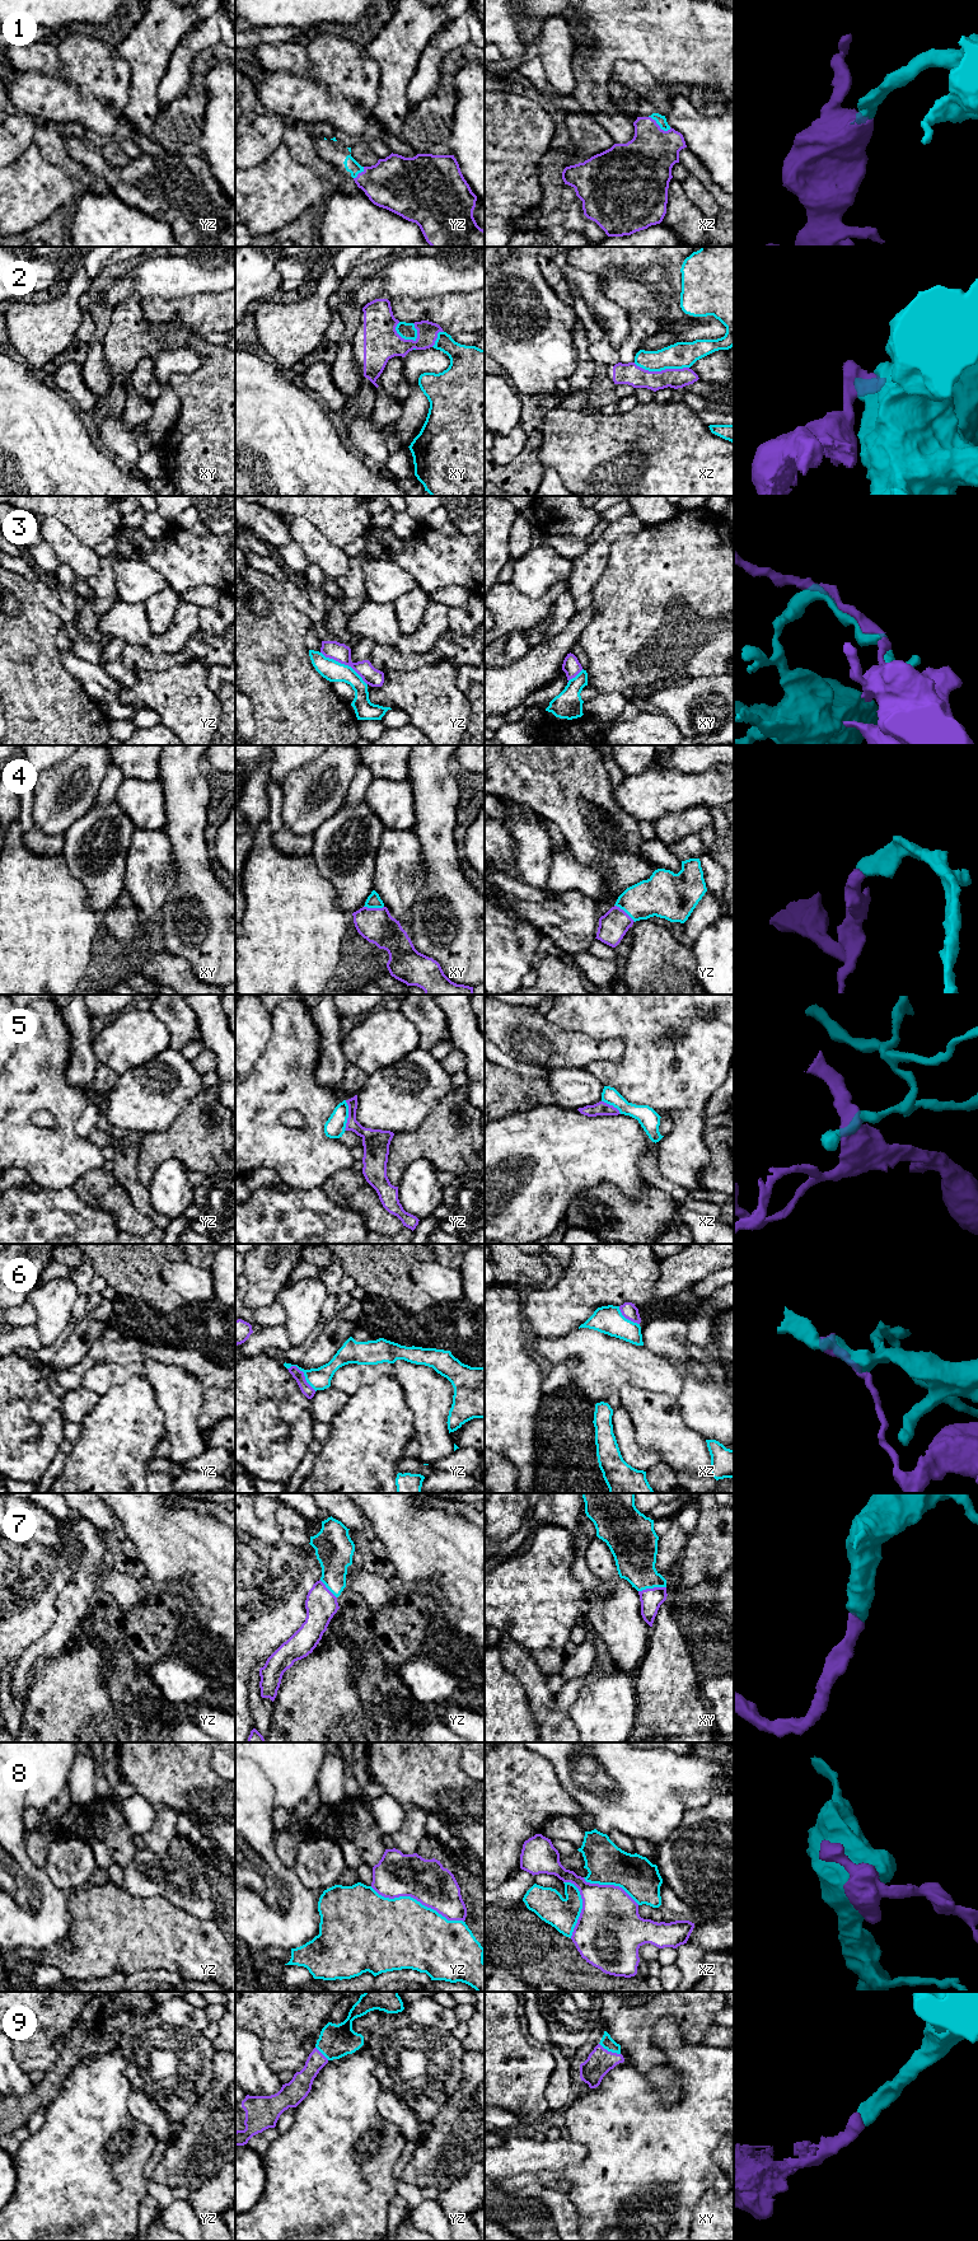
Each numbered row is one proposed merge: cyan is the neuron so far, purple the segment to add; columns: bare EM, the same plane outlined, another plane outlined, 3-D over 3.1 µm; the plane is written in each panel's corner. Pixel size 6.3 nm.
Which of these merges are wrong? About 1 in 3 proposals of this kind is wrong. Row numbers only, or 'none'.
2, 3, 5, 6, 8

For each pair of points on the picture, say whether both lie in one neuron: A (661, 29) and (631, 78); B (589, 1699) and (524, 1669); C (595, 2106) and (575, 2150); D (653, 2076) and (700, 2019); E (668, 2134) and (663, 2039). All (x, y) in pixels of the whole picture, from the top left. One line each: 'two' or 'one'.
A: two
B: two
C: two
D: two
E: one

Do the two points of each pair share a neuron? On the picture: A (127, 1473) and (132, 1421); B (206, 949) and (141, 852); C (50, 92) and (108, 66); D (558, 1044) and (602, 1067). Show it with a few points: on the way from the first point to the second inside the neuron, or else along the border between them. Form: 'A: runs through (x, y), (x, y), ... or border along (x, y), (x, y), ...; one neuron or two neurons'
A: runs through (127, 1460), (127, 1434); one neuron
B: border along (174, 862), (174, 887), (155, 918); two neurons
C: runs through (64, 92), (76, 82), (89, 82), (94, 76); one neuron
D: border along (621, 1056), (618, 1060), (595, 1060), (583, 1067); two neurons

